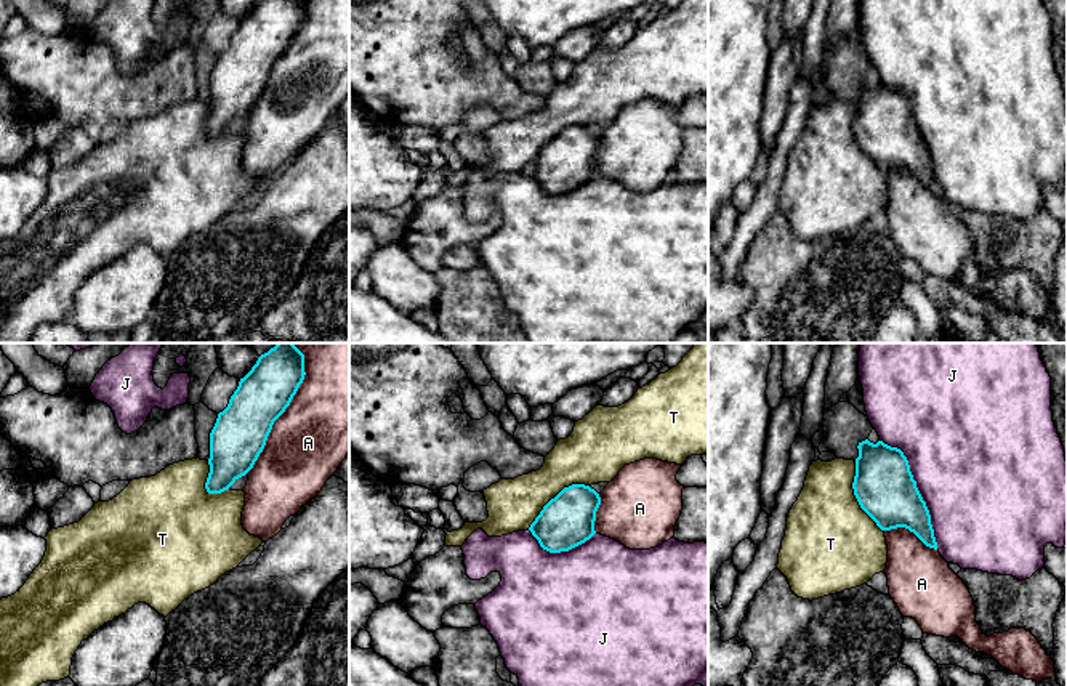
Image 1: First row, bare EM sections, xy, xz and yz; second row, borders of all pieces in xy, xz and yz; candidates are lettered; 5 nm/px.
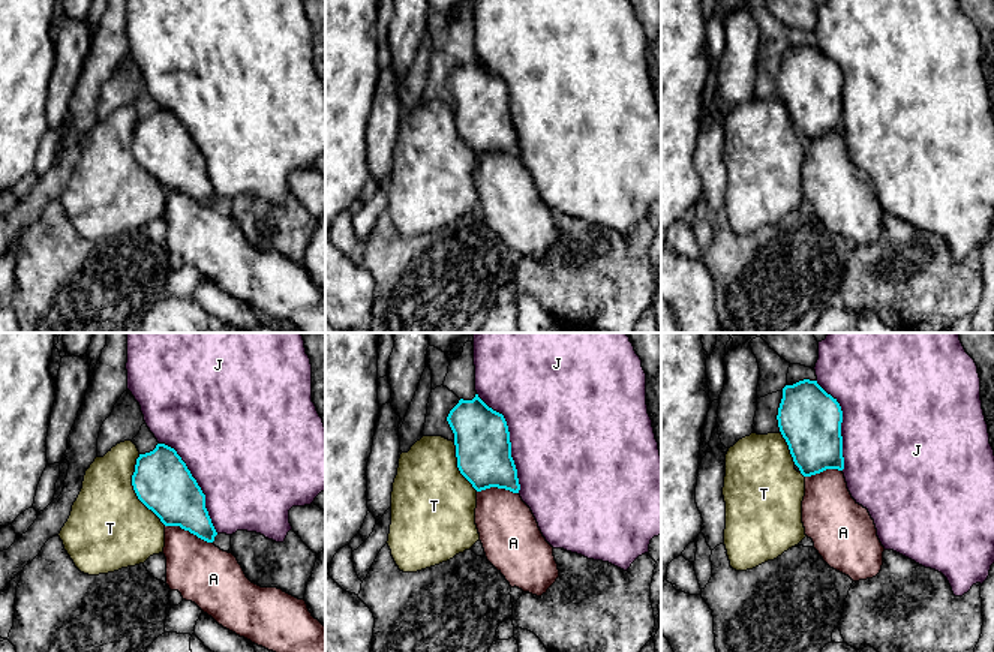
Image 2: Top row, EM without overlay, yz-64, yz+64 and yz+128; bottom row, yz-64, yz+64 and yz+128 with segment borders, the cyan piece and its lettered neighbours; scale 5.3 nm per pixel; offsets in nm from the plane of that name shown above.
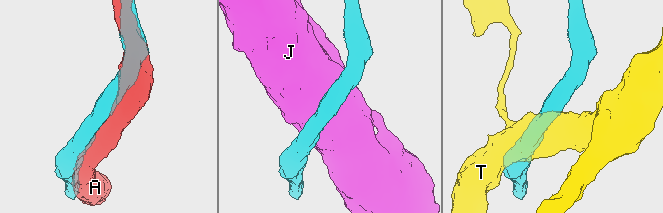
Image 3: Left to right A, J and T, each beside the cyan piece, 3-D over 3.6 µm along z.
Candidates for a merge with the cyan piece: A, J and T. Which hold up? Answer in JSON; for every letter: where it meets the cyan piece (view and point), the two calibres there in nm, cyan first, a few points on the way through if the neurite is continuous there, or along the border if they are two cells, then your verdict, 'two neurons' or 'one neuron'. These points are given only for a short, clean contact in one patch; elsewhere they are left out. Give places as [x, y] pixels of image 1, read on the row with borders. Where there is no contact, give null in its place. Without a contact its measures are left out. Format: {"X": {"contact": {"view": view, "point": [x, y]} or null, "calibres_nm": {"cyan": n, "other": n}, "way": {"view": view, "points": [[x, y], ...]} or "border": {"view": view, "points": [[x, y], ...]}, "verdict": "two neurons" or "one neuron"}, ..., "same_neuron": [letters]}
{"A": {"contact": {"view": "xy", "point": [287, 406]}, "calibres_nm": {"cyan": 260, "other": 440}, "verdict": "one neuron"}, "J": {"contact": {"view": "yz", "point": [917, 489]}, "calibres_nm": {"cyan": 300, "other": 480}, "verdict": "two neurons"}, "T": {"contact": {"view": "yz", "point": [856, 497]}, "calibres_nm": {"cyan": 300, "other": 440}, "verdict": "two neurons"}, "same_neuron": ["A"]}

